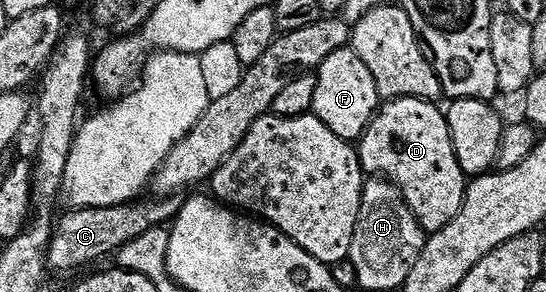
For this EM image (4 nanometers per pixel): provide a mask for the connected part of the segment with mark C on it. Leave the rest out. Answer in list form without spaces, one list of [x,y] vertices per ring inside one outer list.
[[[143,199],[127,202],[126,205],[107,205],[89,209],[75,207],[53,225],[51,241],[47,244],[47,264],[52,270],[67,273],[70,269],[83,269],[102,257],[115,255],[133,239],[159,226],[175,220],[180,202],[175,199]]]

